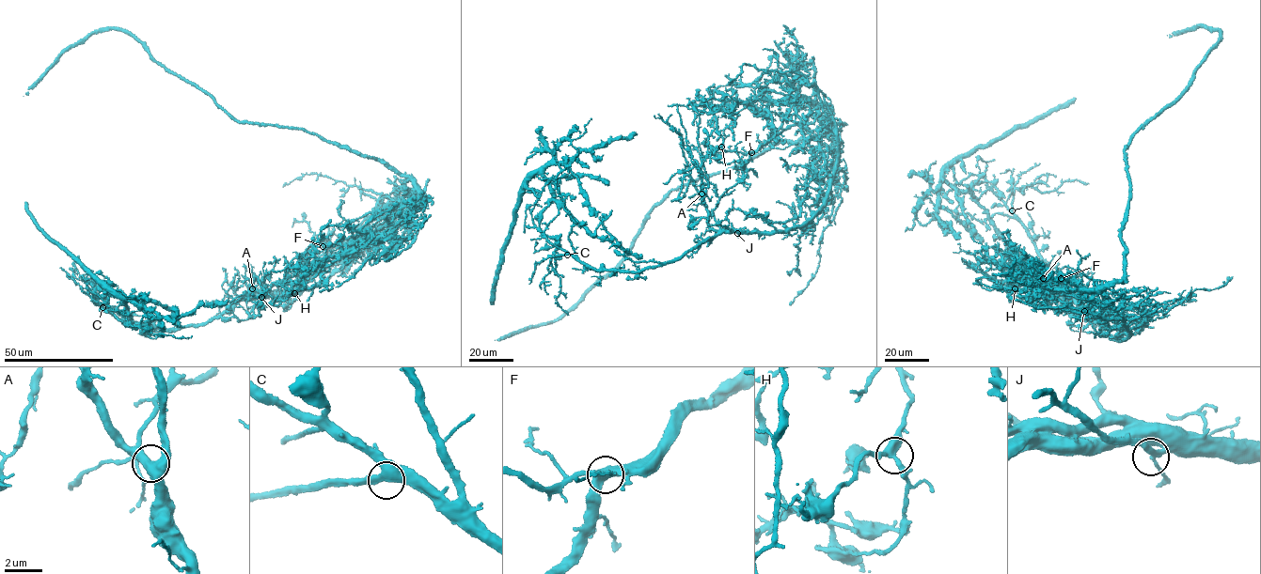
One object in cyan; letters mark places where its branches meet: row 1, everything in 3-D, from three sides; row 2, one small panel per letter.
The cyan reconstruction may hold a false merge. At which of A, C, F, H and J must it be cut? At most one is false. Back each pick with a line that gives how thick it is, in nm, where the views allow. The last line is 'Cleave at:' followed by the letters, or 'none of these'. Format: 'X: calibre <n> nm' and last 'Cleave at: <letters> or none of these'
H: calibre 360 nm
Cleave at: H

